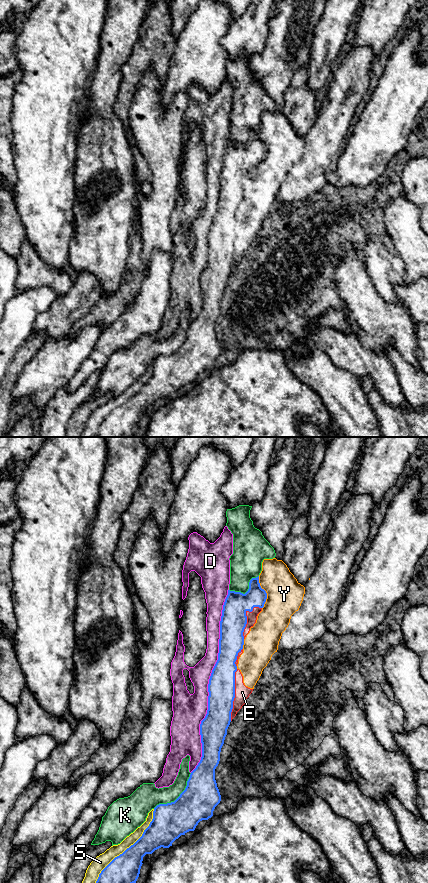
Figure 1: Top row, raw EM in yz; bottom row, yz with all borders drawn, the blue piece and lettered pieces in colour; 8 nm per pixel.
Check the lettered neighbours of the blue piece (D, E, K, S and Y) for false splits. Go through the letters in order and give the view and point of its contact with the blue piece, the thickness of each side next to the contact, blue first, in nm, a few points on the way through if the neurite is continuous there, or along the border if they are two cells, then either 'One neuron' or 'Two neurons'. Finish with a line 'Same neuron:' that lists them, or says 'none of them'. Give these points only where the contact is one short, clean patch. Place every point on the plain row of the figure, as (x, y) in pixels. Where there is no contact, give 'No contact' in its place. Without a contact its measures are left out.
D: Touches blue at yz (209, 233). Thickness 220 nm (blue) against 220 nm. Two neurons
E: Touches blue at yz (234, 247). Thickness 220 nm (blue) against 120 nm. Two neurons
K: Touches blue at yz (178, 349). Thickness 300 nm (blue) against 200 nm. Two neurons
S: Touches blue at yz (127, 400). Thickness 260 nm (blue) against 110 nm. Two neurons
Y: Touches blue at yz (265, 144). Thickness 190 nm (blue) against 280 nm. Two neurons
Same neuron: none of them

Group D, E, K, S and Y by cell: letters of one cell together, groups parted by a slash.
D / E / K / S Y

